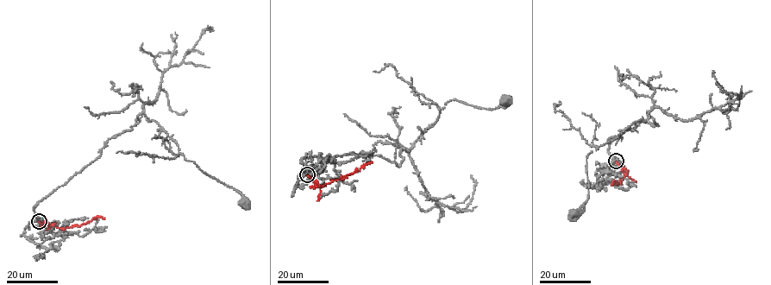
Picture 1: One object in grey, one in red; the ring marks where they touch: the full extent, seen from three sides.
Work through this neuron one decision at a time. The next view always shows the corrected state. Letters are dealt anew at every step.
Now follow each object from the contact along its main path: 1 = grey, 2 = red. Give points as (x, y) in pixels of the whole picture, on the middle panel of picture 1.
1: (307, 174), (304, 157), (352, 153), (399, 166), (400, 150), (410, 149), (445, 104), (491, 109), (506, 100)
2: (307, 174), (320, 185), (329, 184), (372, 161)

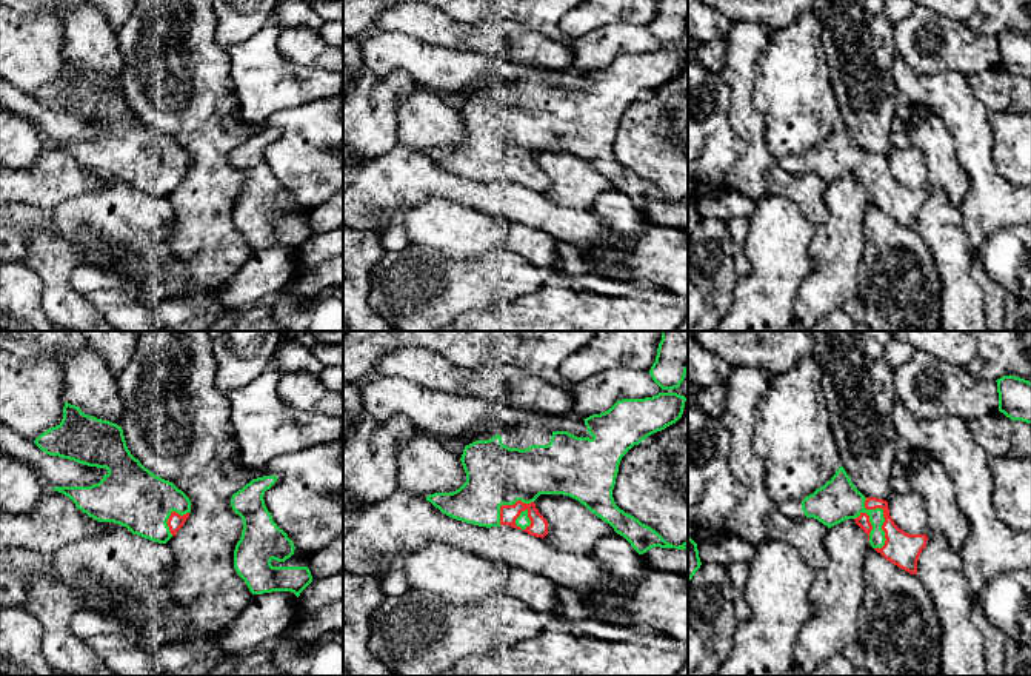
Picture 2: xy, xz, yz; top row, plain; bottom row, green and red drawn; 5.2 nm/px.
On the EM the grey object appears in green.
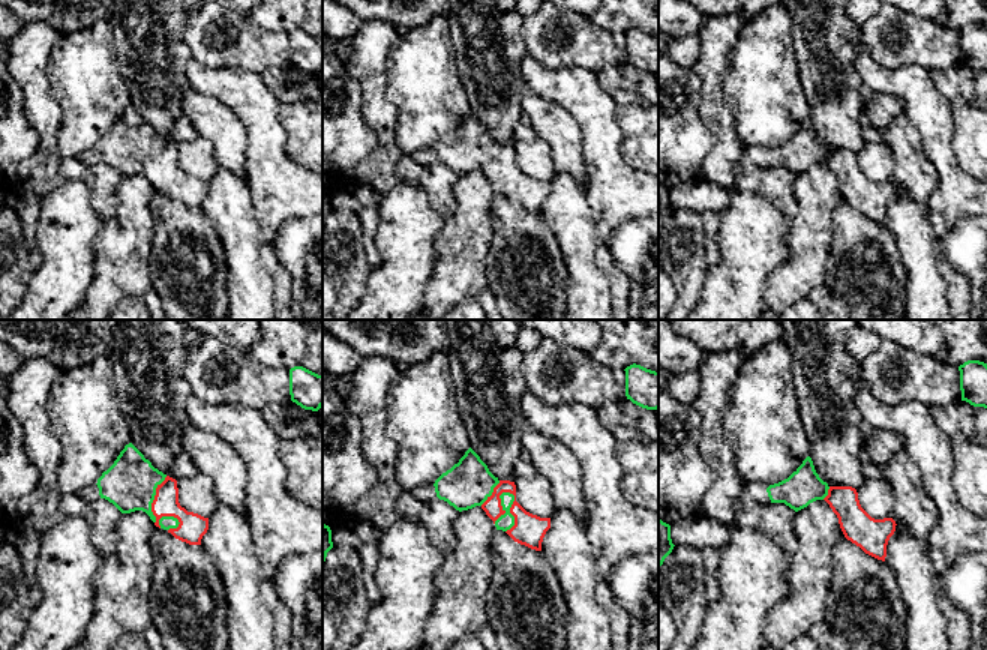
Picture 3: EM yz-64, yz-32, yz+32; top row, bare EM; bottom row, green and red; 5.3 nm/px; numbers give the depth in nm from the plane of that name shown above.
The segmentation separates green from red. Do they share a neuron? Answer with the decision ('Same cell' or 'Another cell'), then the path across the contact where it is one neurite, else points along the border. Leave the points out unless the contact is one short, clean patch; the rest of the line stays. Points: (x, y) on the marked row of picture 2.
Same cell

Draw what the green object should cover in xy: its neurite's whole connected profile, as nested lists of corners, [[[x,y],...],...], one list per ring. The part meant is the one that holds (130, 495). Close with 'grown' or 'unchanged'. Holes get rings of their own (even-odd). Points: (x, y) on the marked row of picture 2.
[[[65,402],[62,422],[42,433],[34,443],[49,456],[108,470],[103,479],[91,487],[51,488],[68,496],[78,510],[98,522],[114,522],[126,527],[132,534],[166,544],[189,517],[189,497],[172,482],[151,473],[131,454],[123,430],[117,423],[88,416],[78,407]]]; grown

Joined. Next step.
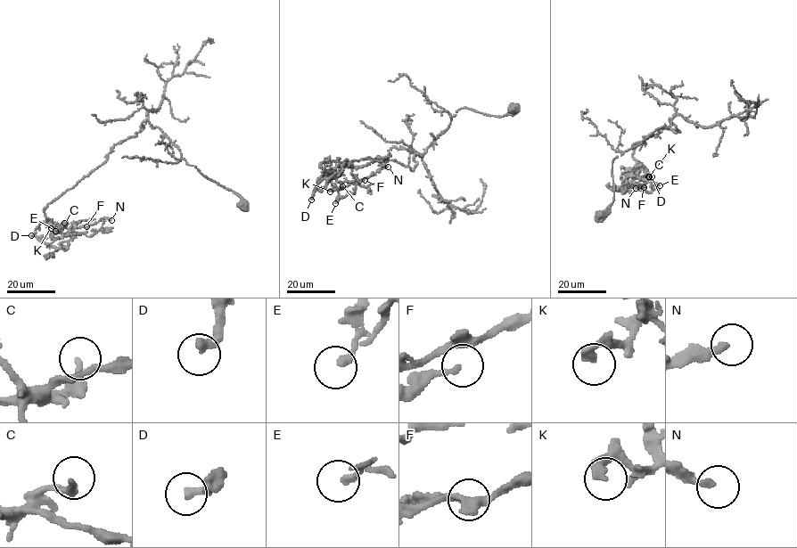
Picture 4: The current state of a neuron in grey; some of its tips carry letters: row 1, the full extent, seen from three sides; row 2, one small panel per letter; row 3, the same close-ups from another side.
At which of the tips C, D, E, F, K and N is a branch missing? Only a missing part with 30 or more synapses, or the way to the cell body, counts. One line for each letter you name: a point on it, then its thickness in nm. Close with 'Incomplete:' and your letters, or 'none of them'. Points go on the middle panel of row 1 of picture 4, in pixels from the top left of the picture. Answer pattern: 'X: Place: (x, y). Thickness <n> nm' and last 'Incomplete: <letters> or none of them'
D: Place: (311, 200). Thickness 300 nm
Incomplete: D

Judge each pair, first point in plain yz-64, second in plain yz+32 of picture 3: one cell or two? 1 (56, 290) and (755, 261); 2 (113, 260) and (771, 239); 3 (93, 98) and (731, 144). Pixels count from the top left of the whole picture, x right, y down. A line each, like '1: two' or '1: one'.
1: one
2: two
3: two

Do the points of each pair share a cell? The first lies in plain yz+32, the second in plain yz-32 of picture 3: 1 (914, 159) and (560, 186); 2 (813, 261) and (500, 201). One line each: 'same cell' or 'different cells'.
1: different cells
2: different cells

